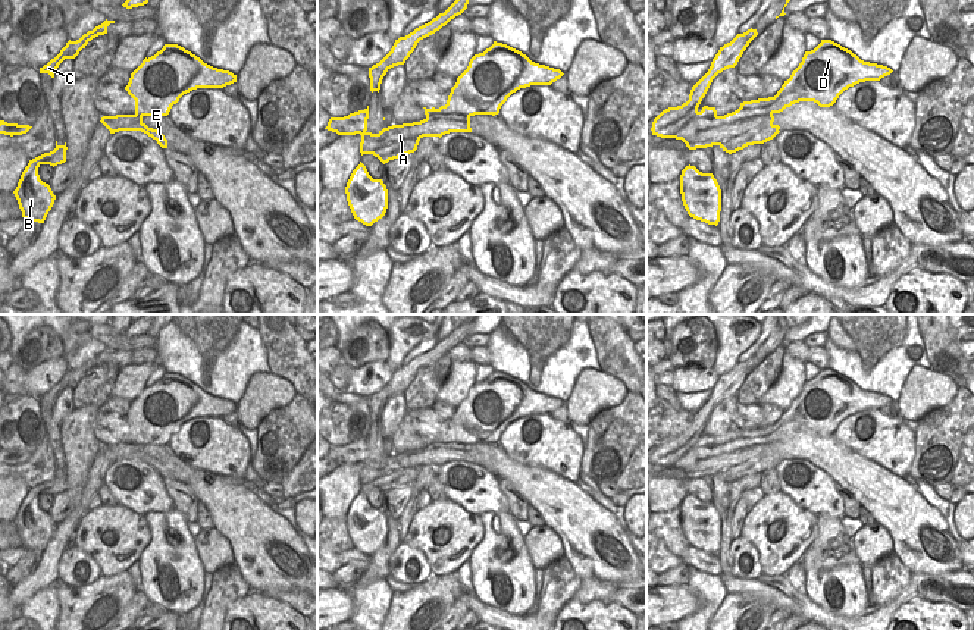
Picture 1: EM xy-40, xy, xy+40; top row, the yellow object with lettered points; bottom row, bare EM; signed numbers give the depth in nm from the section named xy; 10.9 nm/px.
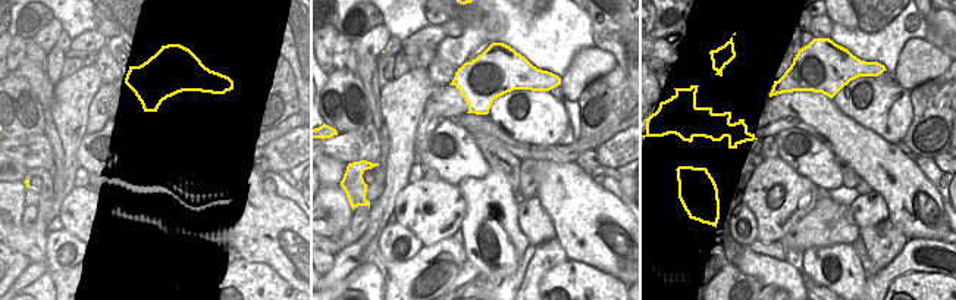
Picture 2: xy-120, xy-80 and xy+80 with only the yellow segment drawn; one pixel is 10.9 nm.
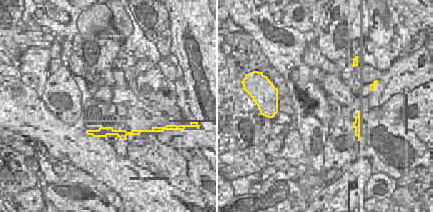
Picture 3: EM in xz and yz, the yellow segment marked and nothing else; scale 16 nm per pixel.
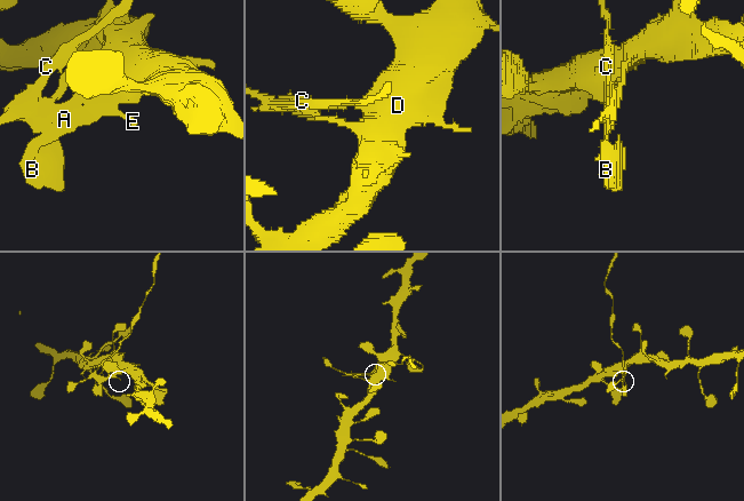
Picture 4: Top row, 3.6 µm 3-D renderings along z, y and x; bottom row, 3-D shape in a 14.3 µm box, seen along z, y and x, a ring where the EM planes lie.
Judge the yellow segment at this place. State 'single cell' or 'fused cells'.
fused cells

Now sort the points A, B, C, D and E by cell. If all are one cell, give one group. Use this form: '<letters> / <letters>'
A B C E / D

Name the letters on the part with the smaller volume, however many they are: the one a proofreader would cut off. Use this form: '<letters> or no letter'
A, B, C, E

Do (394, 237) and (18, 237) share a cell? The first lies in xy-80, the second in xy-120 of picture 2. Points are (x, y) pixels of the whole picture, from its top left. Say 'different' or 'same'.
different

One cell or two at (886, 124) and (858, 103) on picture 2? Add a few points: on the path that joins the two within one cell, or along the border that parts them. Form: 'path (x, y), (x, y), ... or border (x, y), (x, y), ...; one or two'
path (878, 116), (865, 103); one

